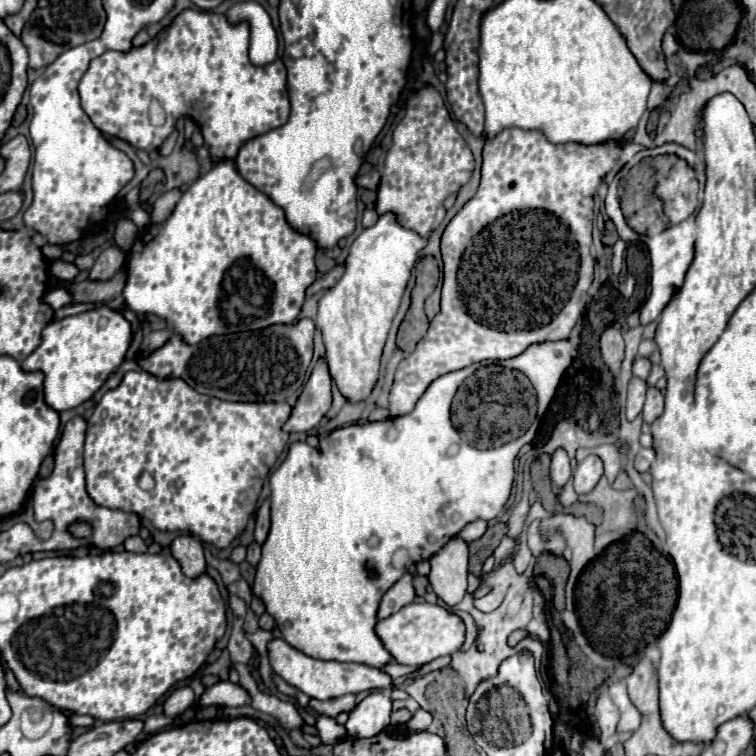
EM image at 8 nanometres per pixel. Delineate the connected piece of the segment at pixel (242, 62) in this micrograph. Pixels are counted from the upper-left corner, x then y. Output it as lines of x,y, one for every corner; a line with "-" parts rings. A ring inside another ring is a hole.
184,10
176,16
172,26
162,30
154,40
142,48
132,48
130,52
106,52
90,62
88,72
80,80
80,98
82,108
92,120
92,124
108,136
122,138
136,148
152,152
174,130
178,116
190,116
198,122
206,146
212,156
220,160
234,160
242,144
254,136
262,136
274,128
286,124
290,114
290,102
286,92
286,68
282,60
274,60
266,66
252,66
248,60
248,24
228,24
226,16
-
150,100
158,100
164,108
164,122
154,126
148,116

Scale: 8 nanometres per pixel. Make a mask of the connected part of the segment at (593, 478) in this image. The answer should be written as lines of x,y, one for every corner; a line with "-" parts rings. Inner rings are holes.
588,456
574,470
574,490
578,494
586,494
588,490
592,490
598,484
602,474
604,474
602,460
598,456

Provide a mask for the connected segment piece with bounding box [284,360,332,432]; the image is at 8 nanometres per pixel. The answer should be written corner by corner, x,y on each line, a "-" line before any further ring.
318,362
308,384
304,386
298,404
292,410
292,416
284,424
286,432
310,432
318,426
324,414
330,408
332,394
330,394
330,374
326,362

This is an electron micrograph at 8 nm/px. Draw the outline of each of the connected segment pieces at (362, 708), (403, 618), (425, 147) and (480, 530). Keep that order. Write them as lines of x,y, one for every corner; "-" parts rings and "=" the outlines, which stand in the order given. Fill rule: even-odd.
382,692
368,694
348,716
346,730
352,738
370,738
390,726
392,700
=
412,602
398,610
396,614
378,620
376,624
376,634
384,642
386,650
392,654
392,658
398,664
408,664
408,666
422,666
428,664
440,656
450,656
460,646
464,644
464,622
460,616
448,612
446,608
438,604
428,604
428,602
=
424,86
406,102
406,114
394,128
392,146
386,154
382,178
378,184
376,212
396,212
402,226
430,236
444,220
444,200
458,192
472,176
474,156
458,134
442,96
434,86
=
474,520
474,522
466,524
462,528
462,532
458,532
456,538
462,538
464,542
474,542
474,540
478,540
486,532
486,528
488,528
488,524
484,520

